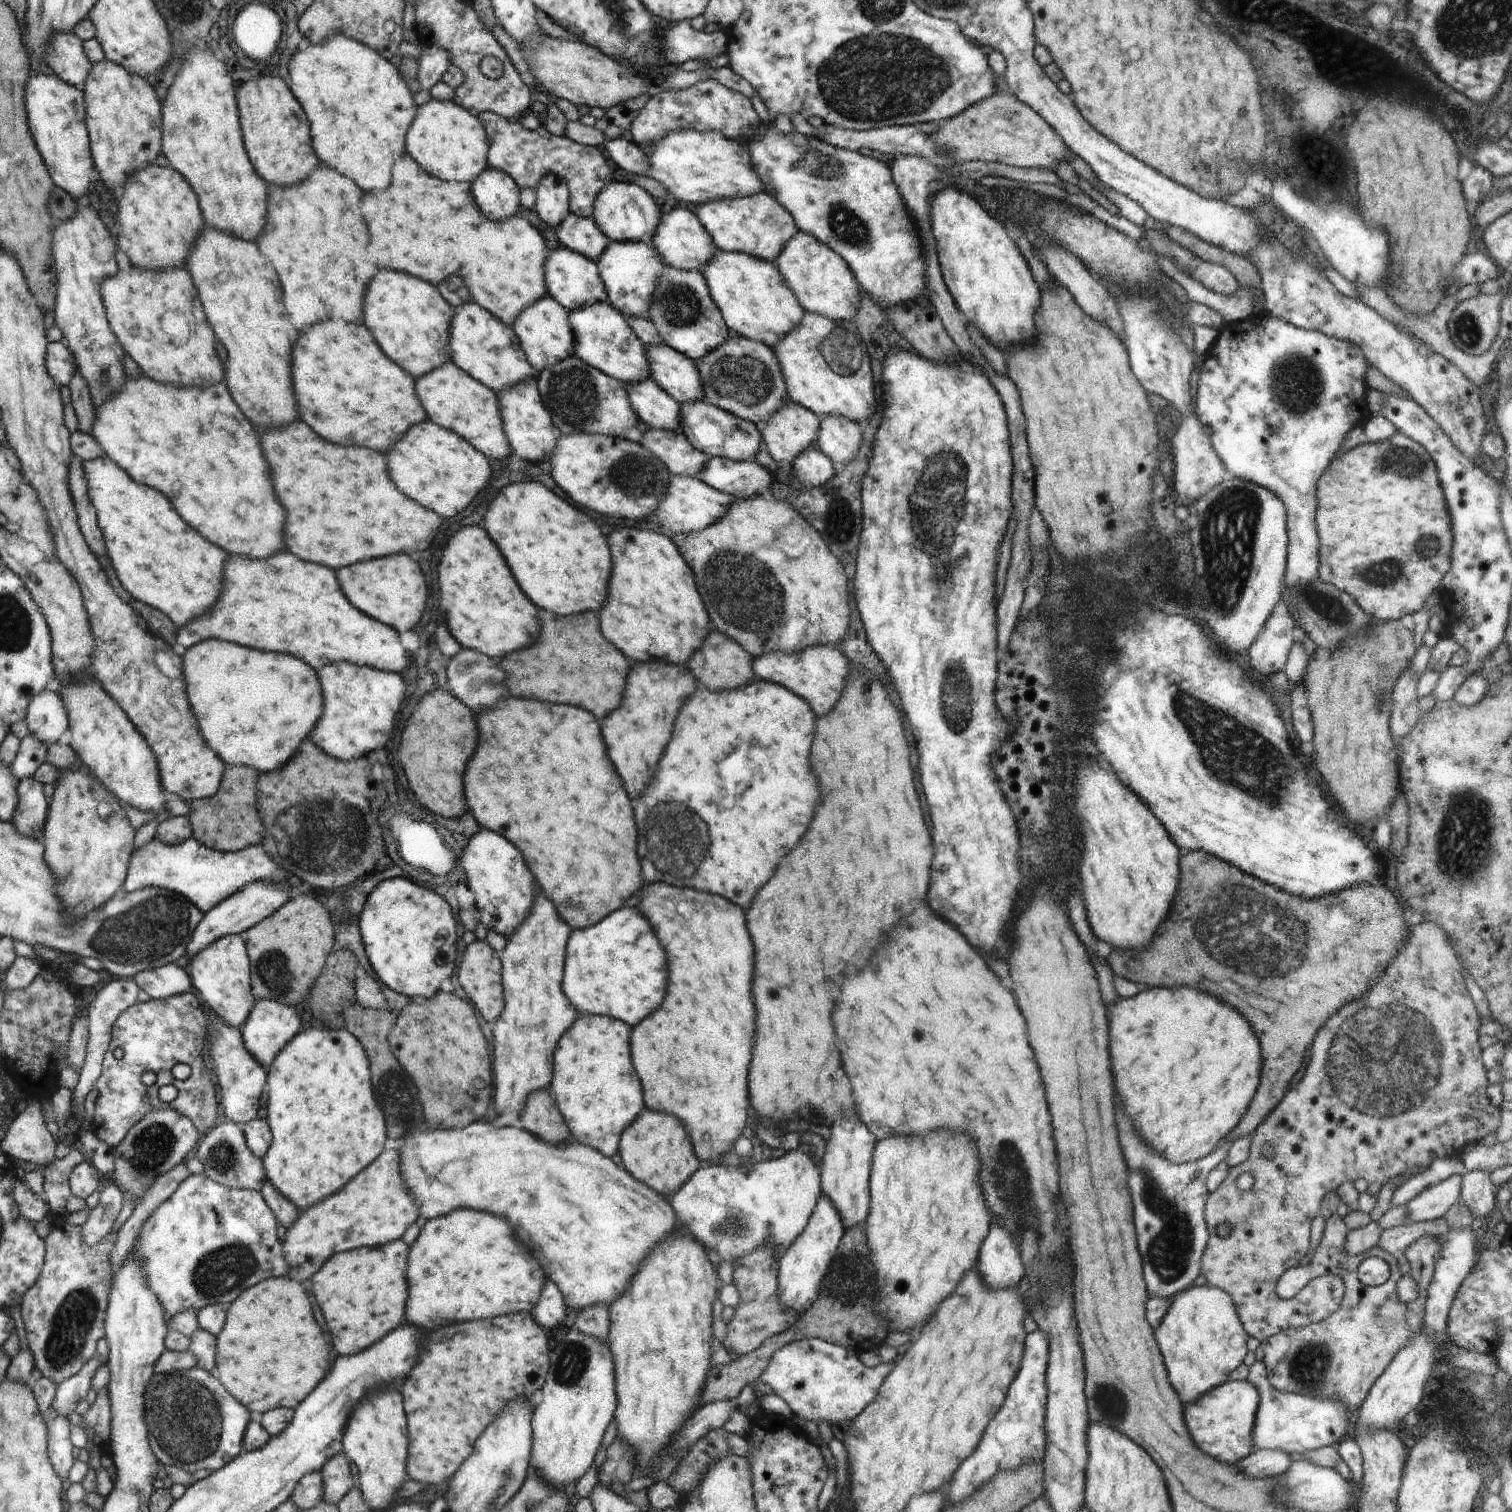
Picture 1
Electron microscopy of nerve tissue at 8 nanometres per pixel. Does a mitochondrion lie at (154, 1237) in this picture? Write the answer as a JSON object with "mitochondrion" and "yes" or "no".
{"mitochondrion":"no"}

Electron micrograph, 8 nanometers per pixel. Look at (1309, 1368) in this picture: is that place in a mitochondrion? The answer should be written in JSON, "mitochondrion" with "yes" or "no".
{"mitochondrion":"yes"}

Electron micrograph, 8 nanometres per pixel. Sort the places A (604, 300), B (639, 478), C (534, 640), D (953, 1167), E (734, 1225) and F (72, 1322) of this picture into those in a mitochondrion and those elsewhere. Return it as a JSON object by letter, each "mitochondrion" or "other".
{"A":"other","B":"mitochondrion","C":"other","D":"other","E":"mitochondrion","F":"mitochondrion"}

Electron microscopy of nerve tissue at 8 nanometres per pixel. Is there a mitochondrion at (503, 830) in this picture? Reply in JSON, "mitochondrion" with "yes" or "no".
{"mitochondrion":"no"}

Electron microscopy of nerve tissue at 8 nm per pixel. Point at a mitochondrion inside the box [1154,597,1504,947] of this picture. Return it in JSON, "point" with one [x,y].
{"point":[1223,743]}

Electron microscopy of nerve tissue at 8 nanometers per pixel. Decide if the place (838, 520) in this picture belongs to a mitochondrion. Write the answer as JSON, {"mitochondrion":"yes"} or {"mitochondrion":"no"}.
{"mitochondrion":"yes"}

